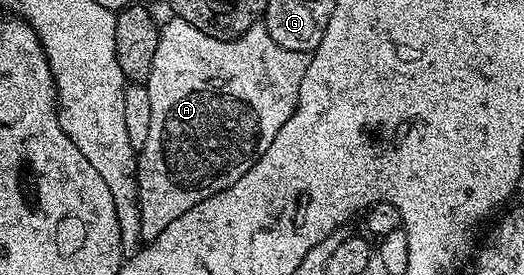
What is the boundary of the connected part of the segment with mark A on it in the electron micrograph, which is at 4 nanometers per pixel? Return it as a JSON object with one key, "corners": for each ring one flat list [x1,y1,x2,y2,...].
{"corners":[[173,16,170,19,170,22,166,26,164,23,159,30,159,44,155,48,155,60,147,83,151,96,151,128,147,132,147,140,139,148,139,157,137,158,137,195,141,209,141,237,145,240,159,236,162,226,171,224,171,220,183,216,183,212,187,212,191,208,195,208,195,204,207,200,207,196,227,189,240,174,245,174,261,159,263,152,267,152,267,148,271,148,271,140,275,140,279,128,283,128,283,124,287,124,287,120,295,112,299,100,299,84,303,84,303,72,307,72,307,64,310,60,309,54,279,48,275,44,275,40,271,40,264,25,261,24,238,33,236,36,216,38,199,32,199,28,187,24,181,18]]}

